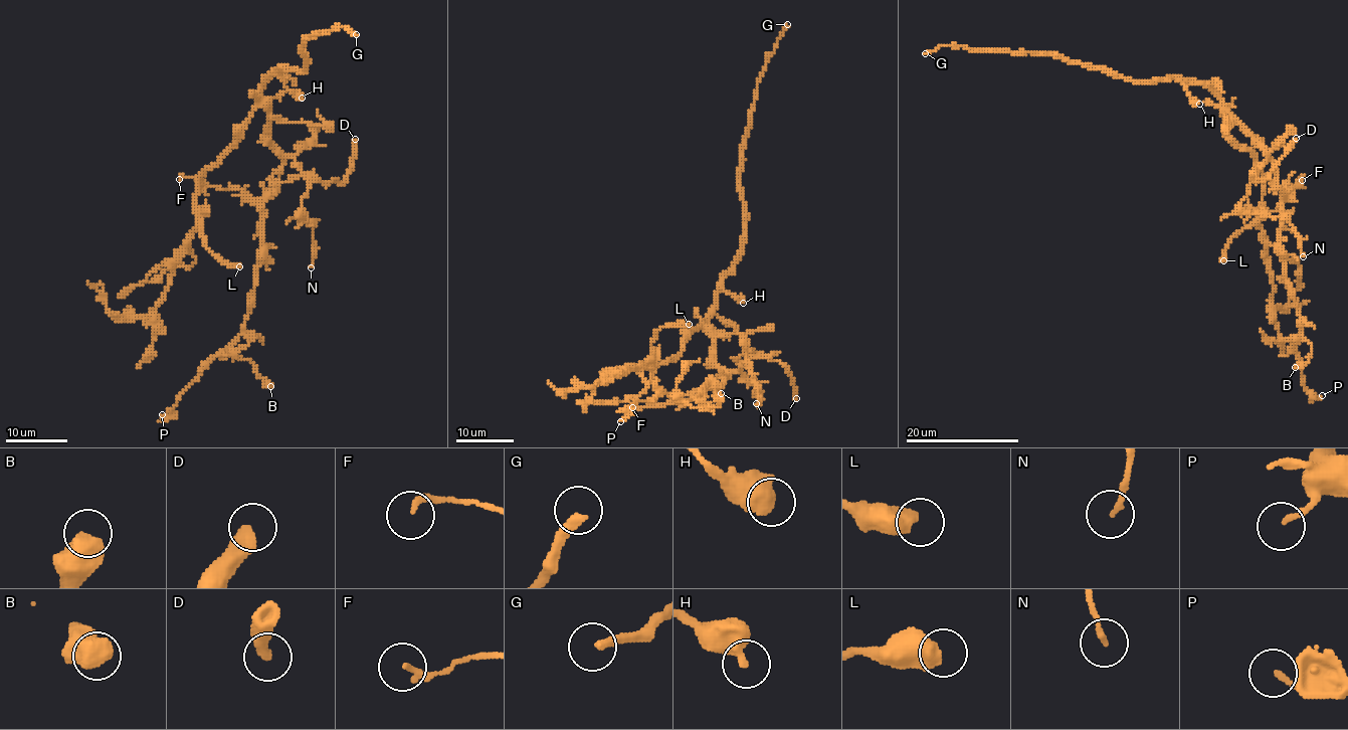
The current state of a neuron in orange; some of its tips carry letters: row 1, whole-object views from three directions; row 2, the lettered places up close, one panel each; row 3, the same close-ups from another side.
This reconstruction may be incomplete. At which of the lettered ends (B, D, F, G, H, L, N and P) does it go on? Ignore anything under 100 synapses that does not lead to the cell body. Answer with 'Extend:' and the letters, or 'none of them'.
Extend: G

